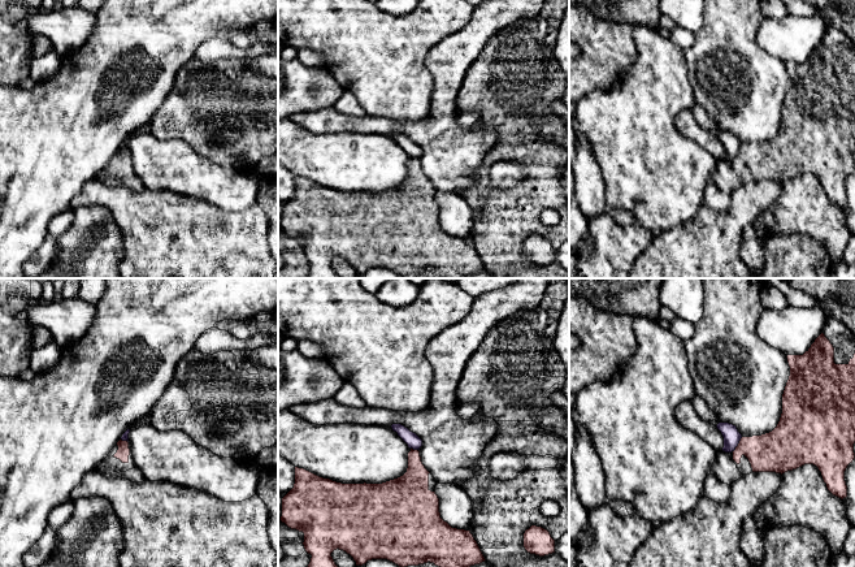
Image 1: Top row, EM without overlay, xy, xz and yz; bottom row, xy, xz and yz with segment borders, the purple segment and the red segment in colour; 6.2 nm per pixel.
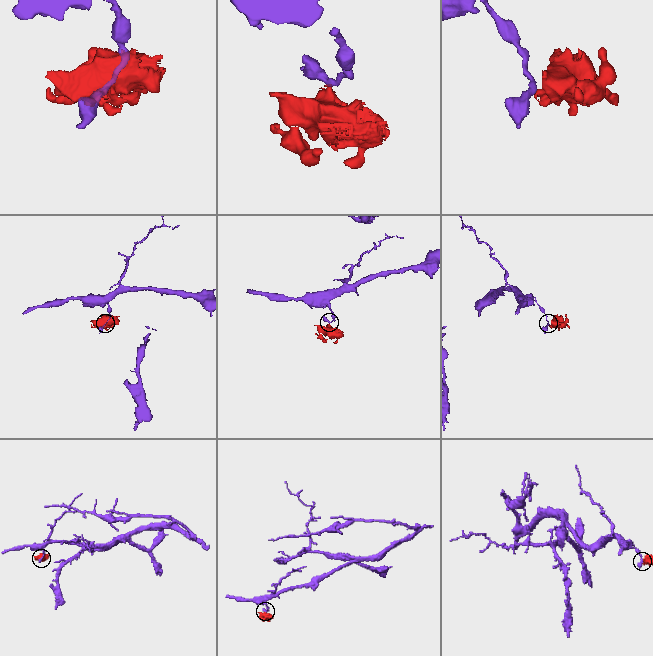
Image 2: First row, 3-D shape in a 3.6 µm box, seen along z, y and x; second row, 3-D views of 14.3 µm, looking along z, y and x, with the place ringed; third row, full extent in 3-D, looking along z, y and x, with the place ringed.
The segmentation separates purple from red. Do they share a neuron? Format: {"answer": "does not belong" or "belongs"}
{"answer": "does not belong"}

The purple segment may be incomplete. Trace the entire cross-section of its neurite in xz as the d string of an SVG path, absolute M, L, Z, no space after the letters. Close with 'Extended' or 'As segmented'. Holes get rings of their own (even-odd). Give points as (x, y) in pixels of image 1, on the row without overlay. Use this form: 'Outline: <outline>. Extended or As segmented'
Outline: M392 133L392 139L408 153L409 157L420 159L422 148L402 133Z. As segmented

